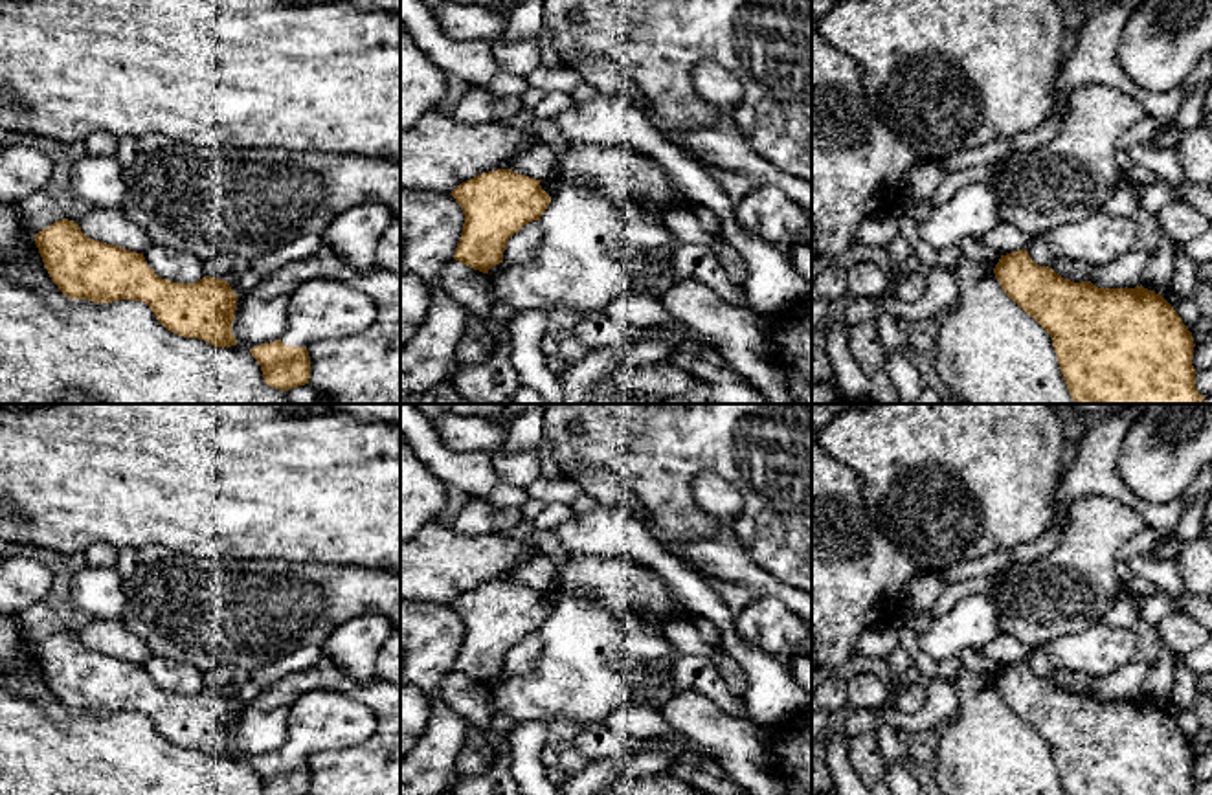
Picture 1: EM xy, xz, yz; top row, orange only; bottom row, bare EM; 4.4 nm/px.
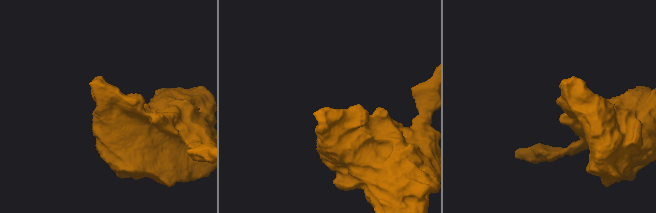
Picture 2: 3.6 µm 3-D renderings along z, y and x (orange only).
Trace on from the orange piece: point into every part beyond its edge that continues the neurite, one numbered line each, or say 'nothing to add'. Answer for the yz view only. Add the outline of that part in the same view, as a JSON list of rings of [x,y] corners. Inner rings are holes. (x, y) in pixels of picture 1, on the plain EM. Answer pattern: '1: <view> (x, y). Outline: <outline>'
nothing to add

